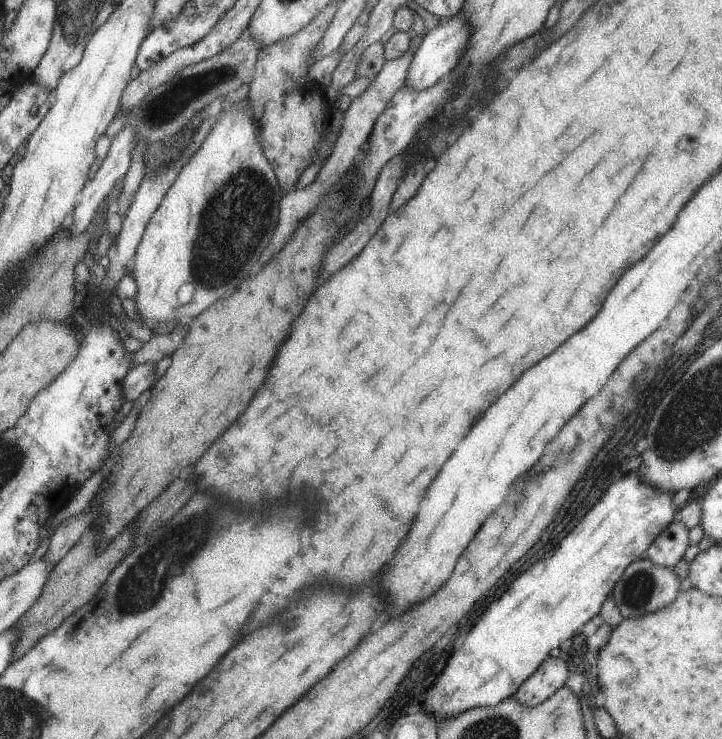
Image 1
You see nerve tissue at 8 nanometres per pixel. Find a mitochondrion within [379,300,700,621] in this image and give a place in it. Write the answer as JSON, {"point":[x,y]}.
{"point":[640,588]}

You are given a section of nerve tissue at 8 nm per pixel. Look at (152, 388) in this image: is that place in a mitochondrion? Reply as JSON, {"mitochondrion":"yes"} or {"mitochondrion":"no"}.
{"mitochondrion":"no"}

